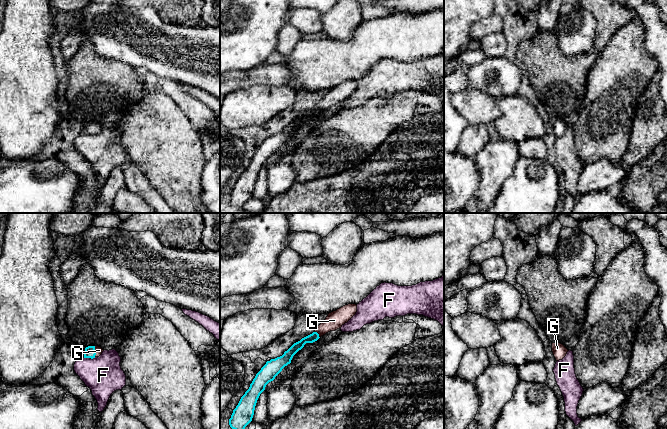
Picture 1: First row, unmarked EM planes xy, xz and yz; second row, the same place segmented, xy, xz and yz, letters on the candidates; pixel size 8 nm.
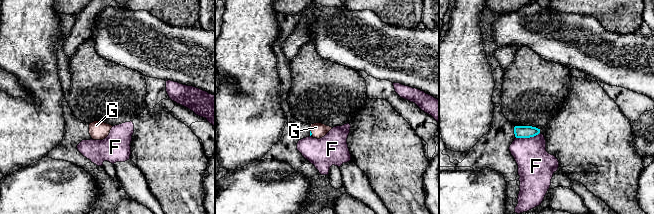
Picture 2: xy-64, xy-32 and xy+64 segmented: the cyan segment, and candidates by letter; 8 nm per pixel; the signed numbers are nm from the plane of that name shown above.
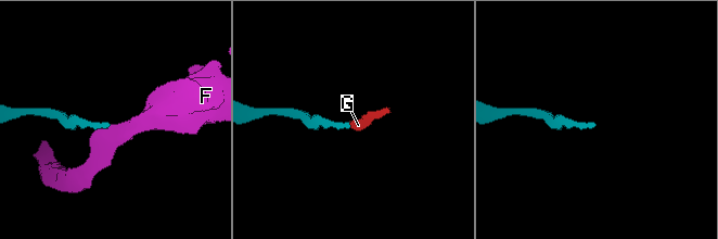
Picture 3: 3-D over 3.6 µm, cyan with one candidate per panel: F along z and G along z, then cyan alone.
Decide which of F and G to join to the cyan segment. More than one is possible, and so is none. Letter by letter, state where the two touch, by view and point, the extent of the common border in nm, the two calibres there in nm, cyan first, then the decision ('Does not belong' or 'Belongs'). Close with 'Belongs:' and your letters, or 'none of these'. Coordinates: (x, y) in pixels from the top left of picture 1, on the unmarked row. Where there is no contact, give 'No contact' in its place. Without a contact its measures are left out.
F: Touches cyan at xy (89, 133). Shared border 100 nm. Thickness 90 nm (cyan) against 300 nm. Does not belong
G: Touches cyan at xy (95, 127). Shared border 90 nm. Thickness 90 nm (cyan) against 60 nm. Belongs
Belongs: G

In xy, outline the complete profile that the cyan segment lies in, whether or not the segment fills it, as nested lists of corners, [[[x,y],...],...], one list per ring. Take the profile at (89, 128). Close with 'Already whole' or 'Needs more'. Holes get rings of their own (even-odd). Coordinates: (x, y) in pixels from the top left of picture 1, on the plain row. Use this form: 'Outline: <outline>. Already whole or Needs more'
Outline: [[[88,122],[84,127],[84,134],[95,134],[99,133],[104,126],[99,122]]]. Needs more

